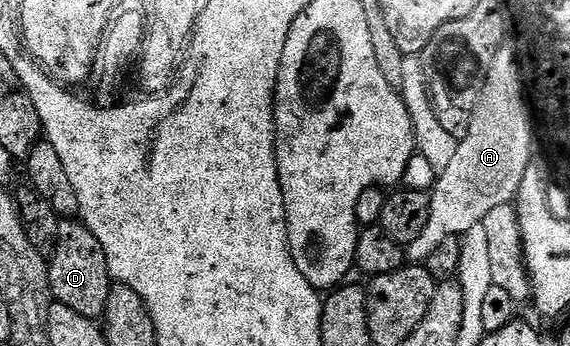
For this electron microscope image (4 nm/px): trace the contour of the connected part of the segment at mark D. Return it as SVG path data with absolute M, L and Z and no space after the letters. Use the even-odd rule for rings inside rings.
M60 219L59 229L57 230L57 242L49 263L49 286L51 287L54 303L69 306L72 310L77 310L77 314L85 314L85 318L98 321L105 310L105 302L109 302L109 290L113 281L111 271L107 265L107 259L105 258L105 250L101 250L101 242L97 242L93 230L89 230L82 219Z

